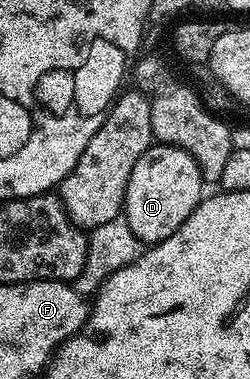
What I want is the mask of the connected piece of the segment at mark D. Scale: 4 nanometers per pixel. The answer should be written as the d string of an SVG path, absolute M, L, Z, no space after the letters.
M152 144L148 150L133 164L133 176L129 176L129 184L125 192L123 201L122 217L127 219L129 228L133 228L133 236L139 238L143 244L158 244L165 241L189 216L199 207L199 203L205 197L205 183L193 156L176 146L164 146L162 144Z

